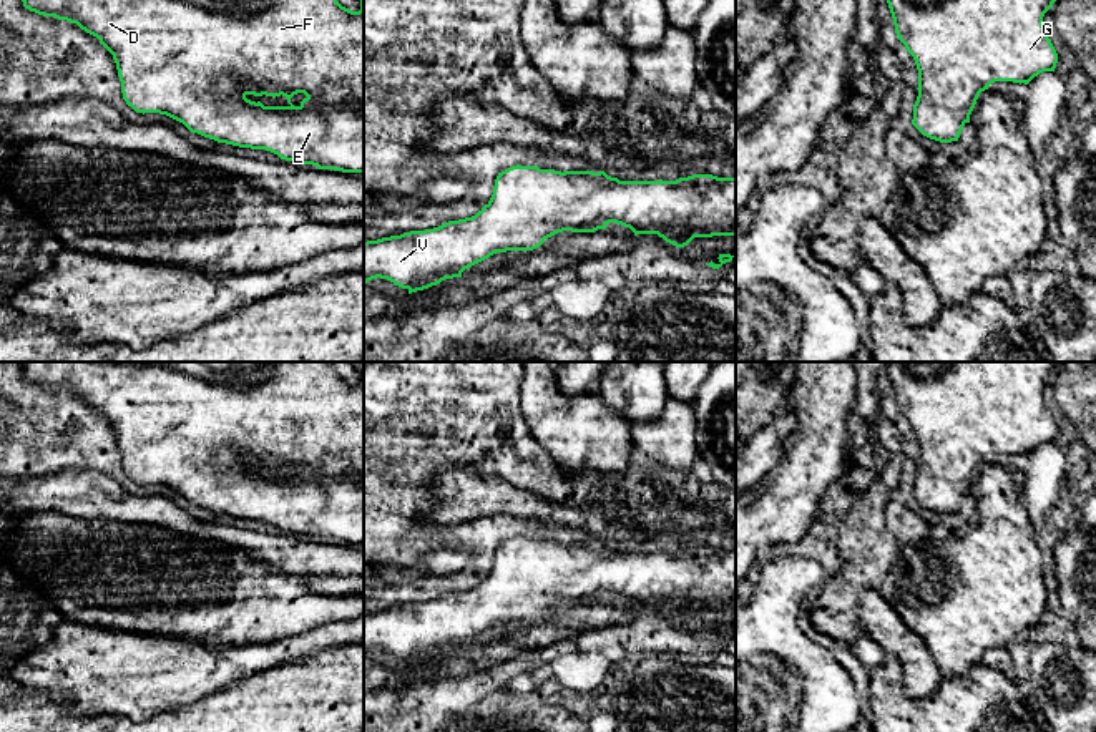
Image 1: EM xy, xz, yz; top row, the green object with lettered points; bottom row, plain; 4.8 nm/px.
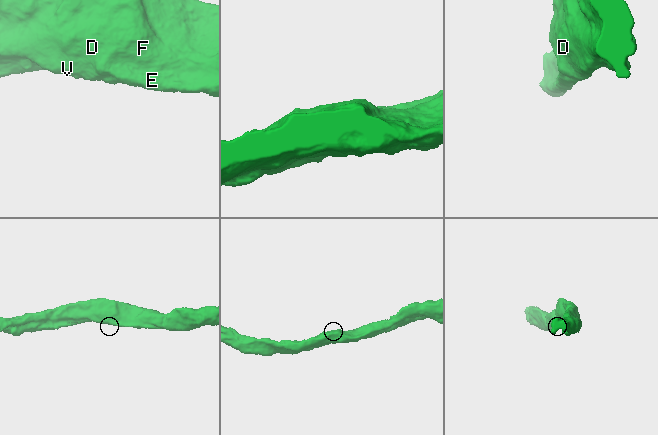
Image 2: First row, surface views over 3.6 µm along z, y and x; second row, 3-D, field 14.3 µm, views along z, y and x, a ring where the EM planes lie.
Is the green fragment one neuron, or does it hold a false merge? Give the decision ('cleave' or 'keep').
keep

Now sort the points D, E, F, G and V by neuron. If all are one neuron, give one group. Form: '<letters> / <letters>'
D E F G V

